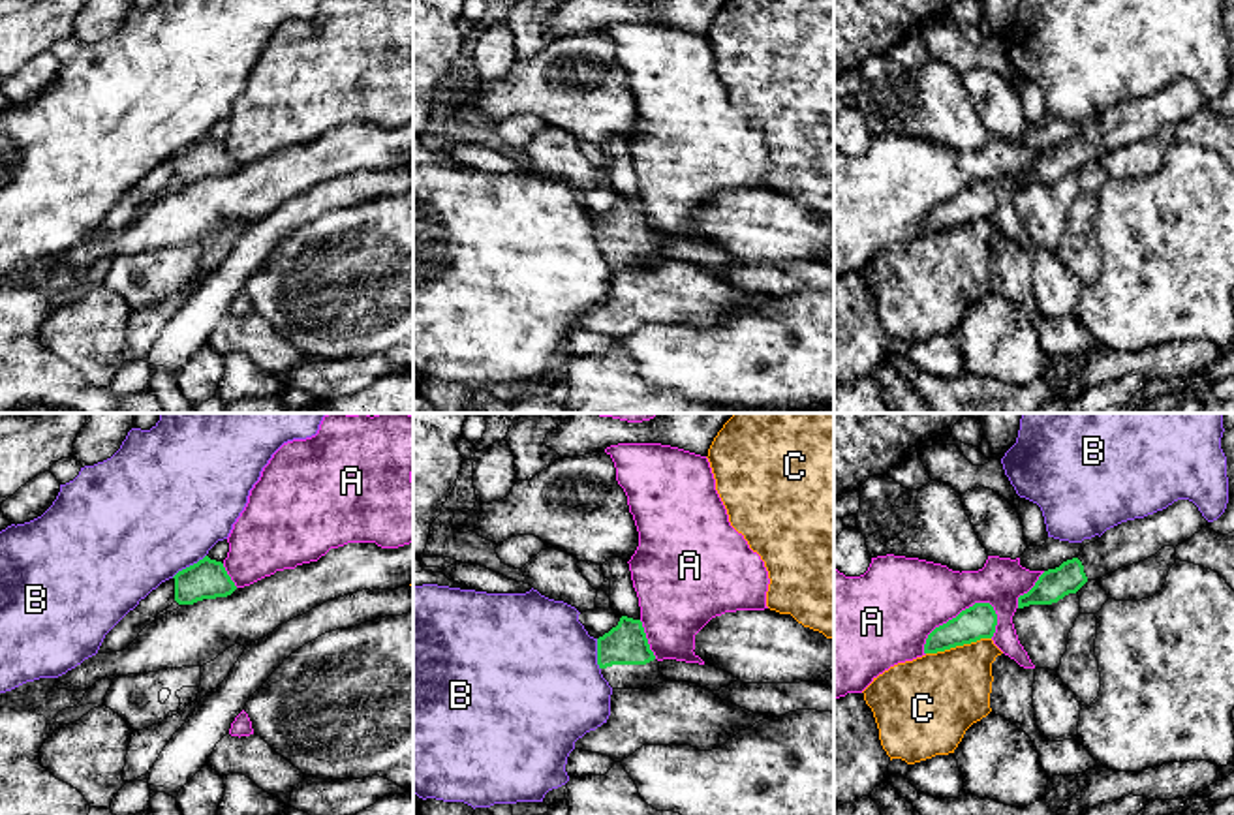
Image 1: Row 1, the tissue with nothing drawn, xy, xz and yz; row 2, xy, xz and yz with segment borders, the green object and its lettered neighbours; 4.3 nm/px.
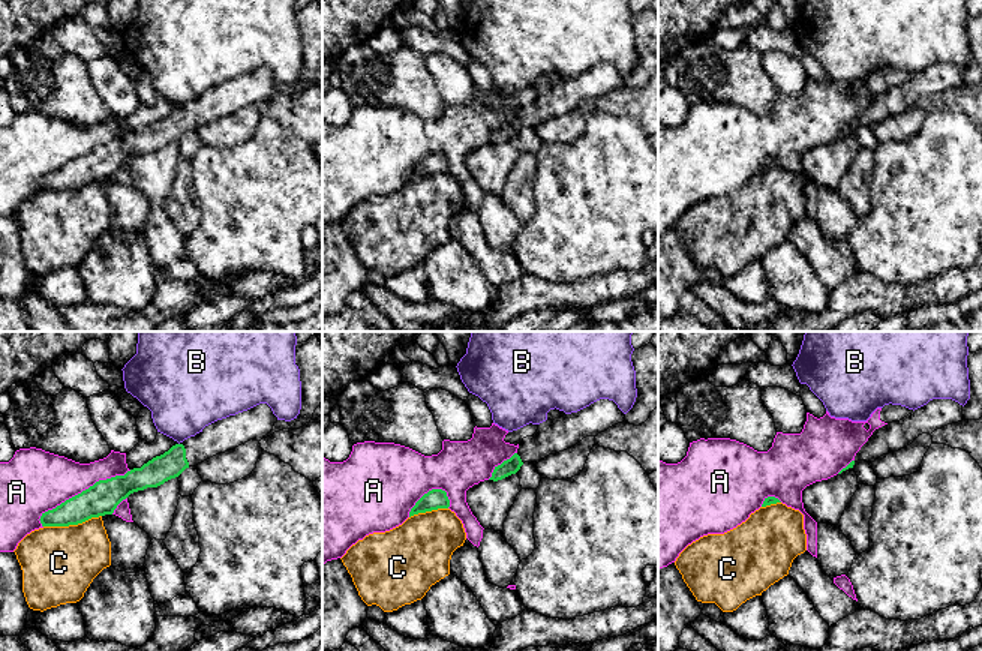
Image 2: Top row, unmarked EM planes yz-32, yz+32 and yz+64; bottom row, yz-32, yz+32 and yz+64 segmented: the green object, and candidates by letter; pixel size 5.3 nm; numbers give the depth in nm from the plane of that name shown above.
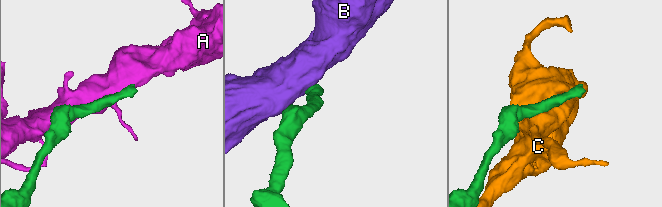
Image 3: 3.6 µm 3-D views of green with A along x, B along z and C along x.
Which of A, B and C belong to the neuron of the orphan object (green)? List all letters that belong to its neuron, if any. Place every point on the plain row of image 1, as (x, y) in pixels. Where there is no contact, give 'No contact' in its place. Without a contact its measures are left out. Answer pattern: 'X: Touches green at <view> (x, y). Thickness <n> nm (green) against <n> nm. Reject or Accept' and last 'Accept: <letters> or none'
A: Touches green at yz (953, 198). Thickness 150 nm (green) against 380 nm. Reject
B: Touches green at xy (190, 145). Thickness 170 nm (green) against 500 nm. Reject
C: Touches green at yz (958, 224). Thickness 150 nm (green) against 380 nm. Reject
Accept: none

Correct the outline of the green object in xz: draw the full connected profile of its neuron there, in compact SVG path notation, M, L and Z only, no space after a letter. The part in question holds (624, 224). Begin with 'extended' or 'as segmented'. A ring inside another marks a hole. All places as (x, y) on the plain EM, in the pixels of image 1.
extended | M627 195L597 218L597 244L612 269L646 269L667 261L642 201Z

